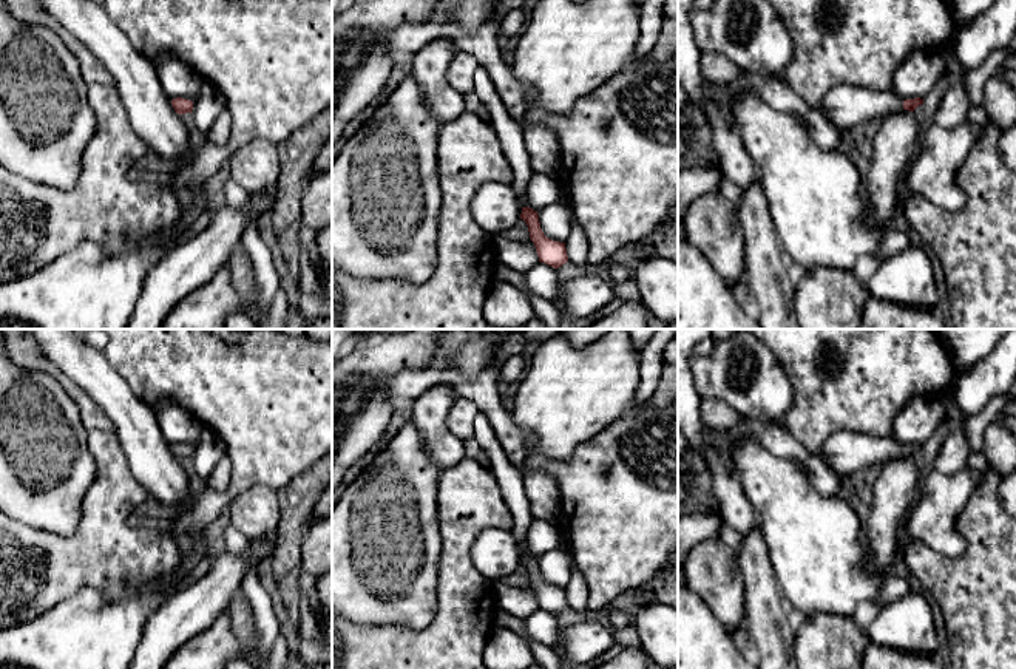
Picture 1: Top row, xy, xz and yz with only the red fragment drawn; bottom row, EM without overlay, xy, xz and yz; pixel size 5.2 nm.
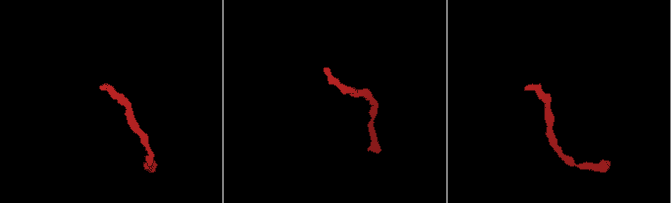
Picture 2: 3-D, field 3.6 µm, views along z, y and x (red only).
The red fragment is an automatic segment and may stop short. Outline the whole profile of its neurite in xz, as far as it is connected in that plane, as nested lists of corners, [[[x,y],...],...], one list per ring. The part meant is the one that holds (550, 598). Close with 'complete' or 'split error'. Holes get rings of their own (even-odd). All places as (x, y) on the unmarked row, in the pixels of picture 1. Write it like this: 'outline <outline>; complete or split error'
outline [[[479,413],[474,419],[472,437],[486,453],[491,464],[489,470],[493,471],[503,501],[513,514],[513,527],[510,530],[519,545],[519,550],[522,552],[520,565],[523,565],[528,572],[530,584],[534,589],[539,607],[557,615],[568,607],[565,589],[553,587],[544,581],[537,558],[530,555],[525,545],[527,533],[534,521],[534,516],[525,491],[522,471],[510,462],[491,428],[489,420],[482,413]]]; split error

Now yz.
outline [[[838,431],[821,447],[823,457],[843,479],[866,467],[880,467],[886,460],[908,456],[914,457],[923,445],[902,447],[892,437],[871,437],[866,434]]]; split error

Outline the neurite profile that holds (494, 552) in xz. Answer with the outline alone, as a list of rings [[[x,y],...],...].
[[[488,527],[476,536],[469,556],[483,576],[497,582],[520,565],[522,552],[510,528]]]

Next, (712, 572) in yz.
[[[720,536],[695,545],[681,569],[686,586],[709,606],[729,633],[744,623],[744,584],[738,558]]]

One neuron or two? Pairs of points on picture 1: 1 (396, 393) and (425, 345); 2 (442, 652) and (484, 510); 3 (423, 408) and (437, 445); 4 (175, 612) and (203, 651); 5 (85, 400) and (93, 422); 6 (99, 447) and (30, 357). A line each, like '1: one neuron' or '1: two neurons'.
1: two neurons
2: one neuron
3: one neuron
4: two neurons
5: one neuron
6: two neurons

